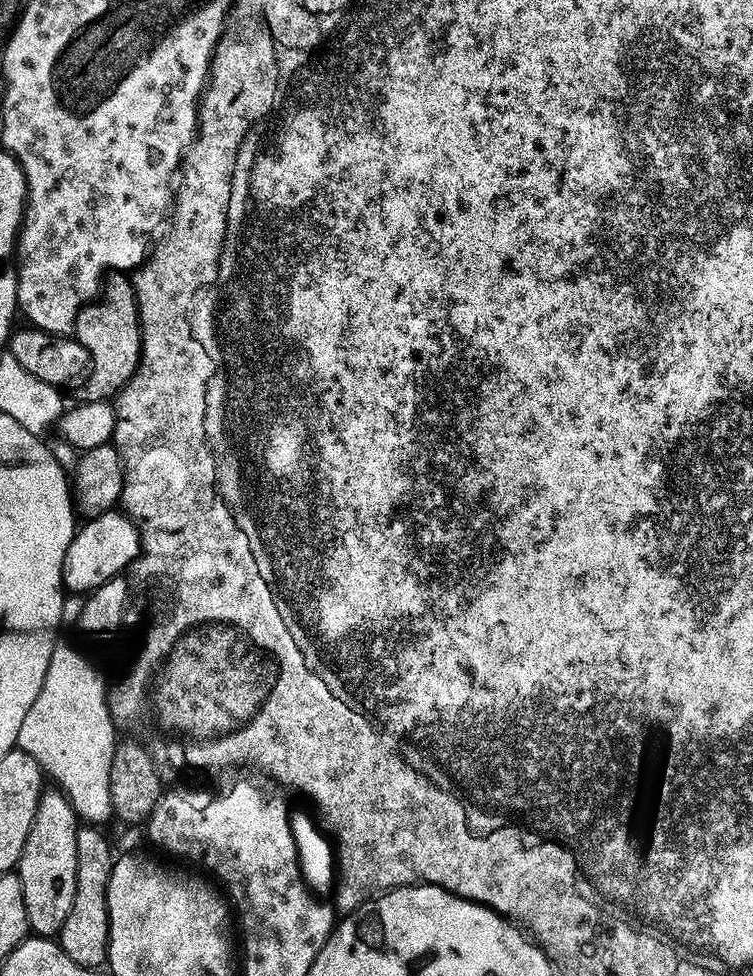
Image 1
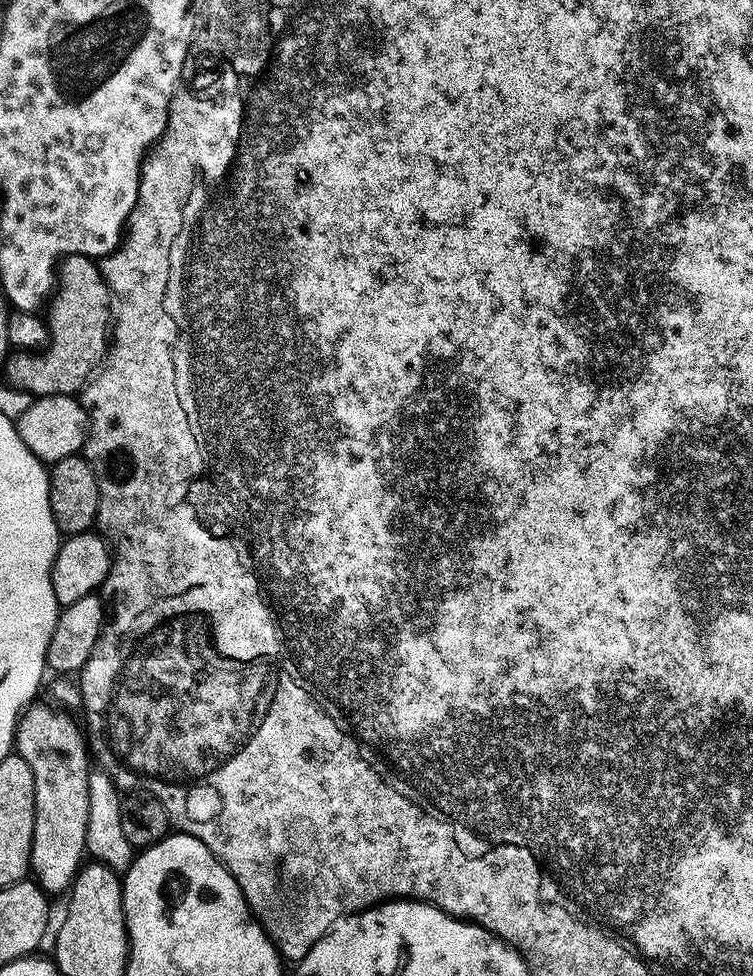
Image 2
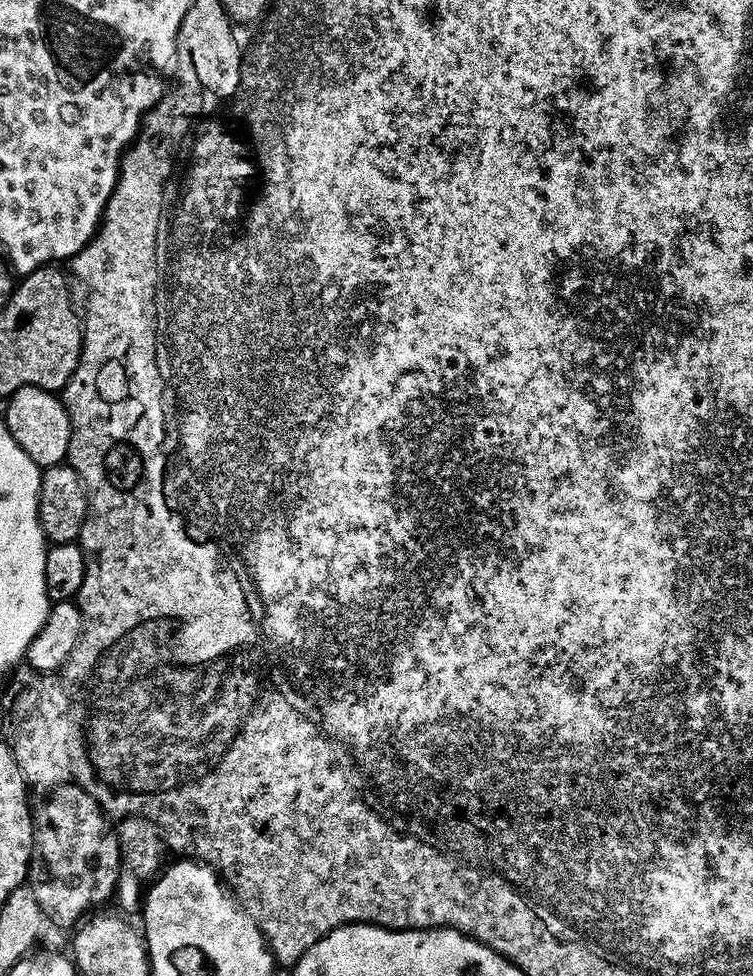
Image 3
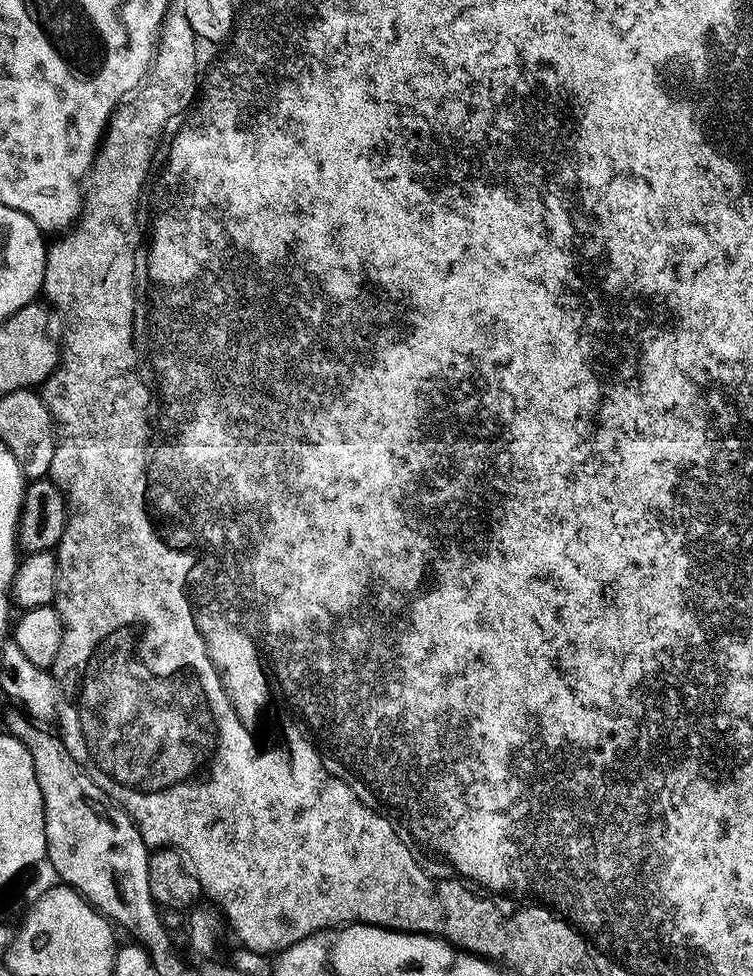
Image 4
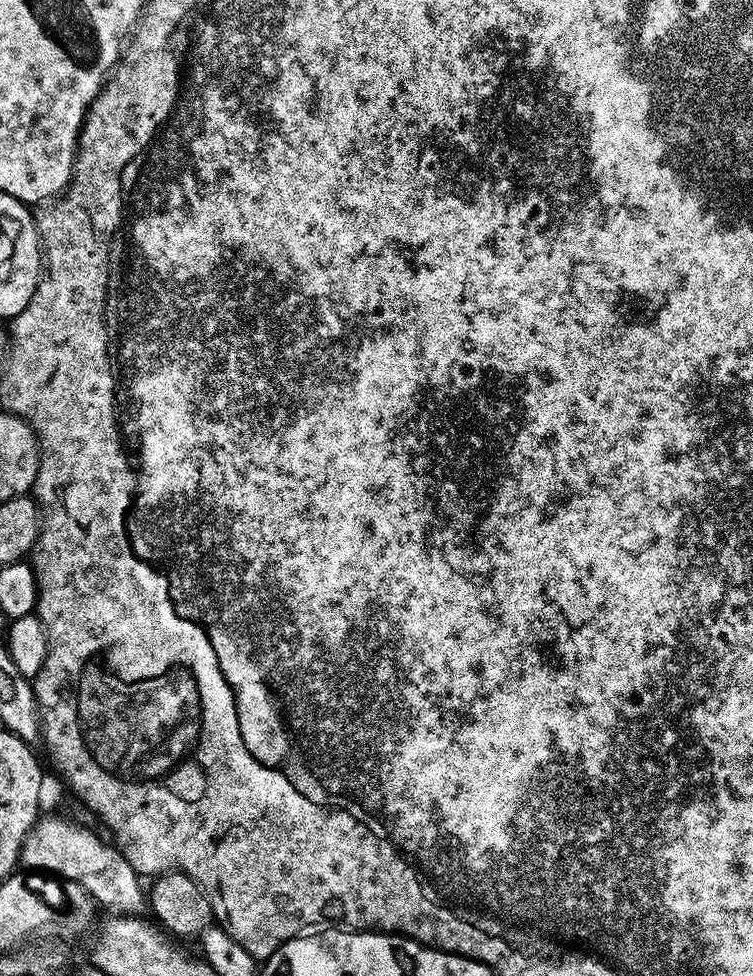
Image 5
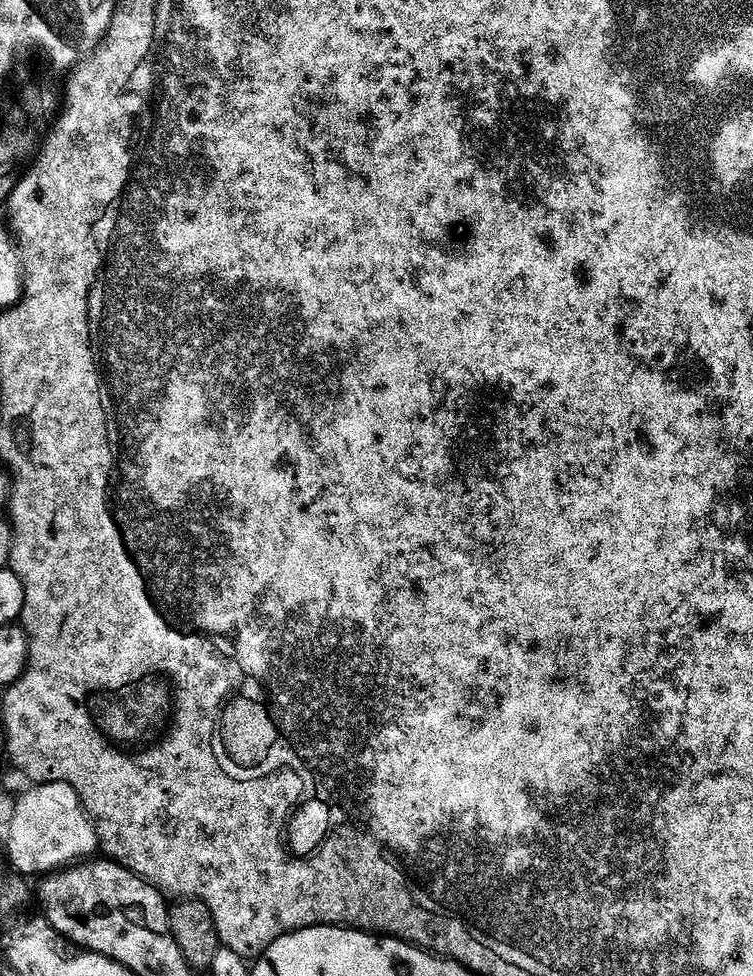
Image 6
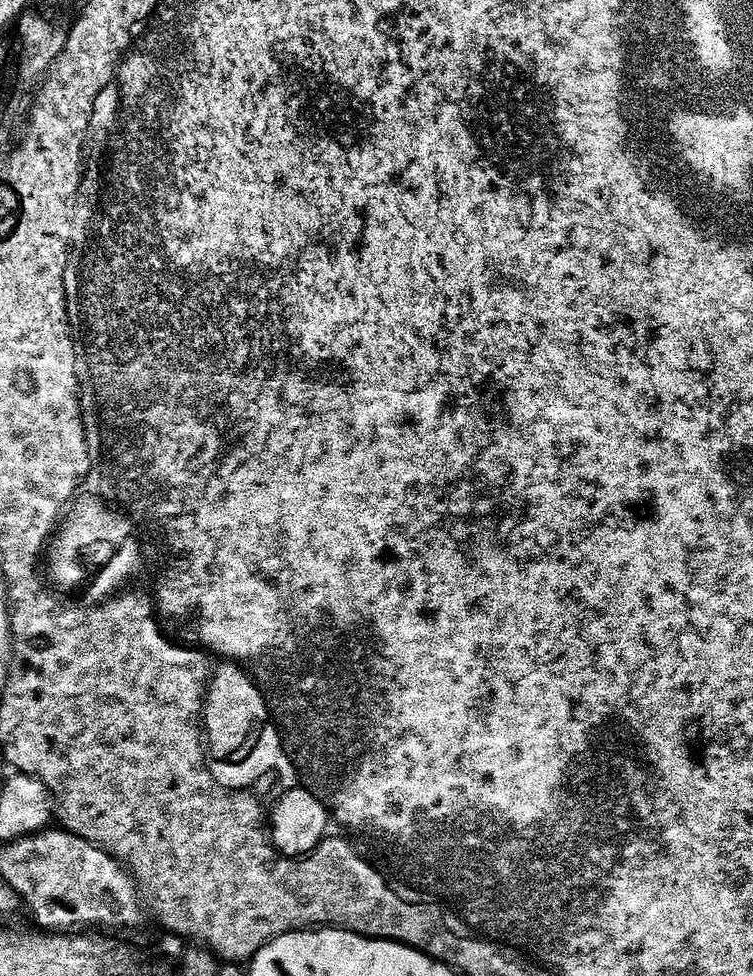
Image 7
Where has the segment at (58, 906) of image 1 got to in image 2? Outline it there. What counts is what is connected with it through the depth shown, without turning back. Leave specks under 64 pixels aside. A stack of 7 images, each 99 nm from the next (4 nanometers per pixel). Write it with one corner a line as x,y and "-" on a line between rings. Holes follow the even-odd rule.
27,709
20,719
16,731
16,752
30,766
35,776
35,832
32,839
31,871
44,891
50,896
64,895
75,883
86,856
87,826
91,822
93,795
90,789
92,766
88,748
79,726
69,713
56,710

